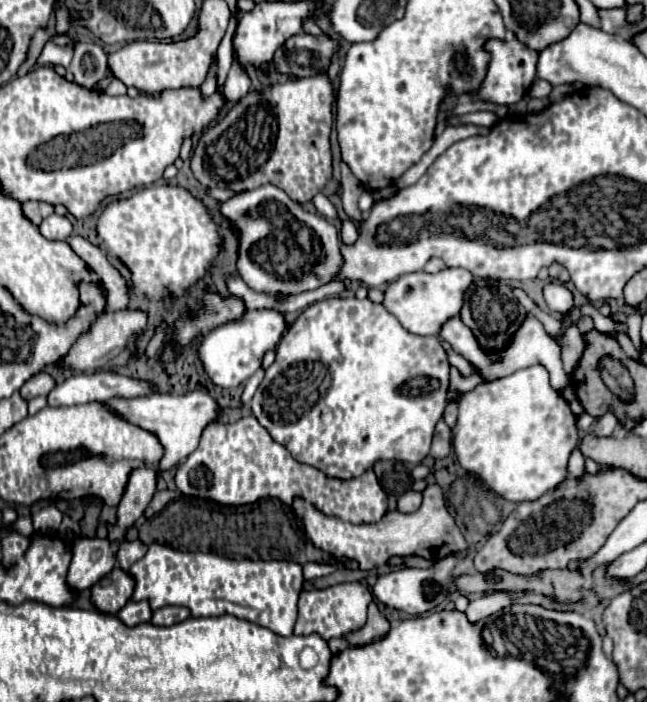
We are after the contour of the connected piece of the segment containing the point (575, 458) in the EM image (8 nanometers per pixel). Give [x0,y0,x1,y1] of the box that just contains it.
[567,448,585,479]

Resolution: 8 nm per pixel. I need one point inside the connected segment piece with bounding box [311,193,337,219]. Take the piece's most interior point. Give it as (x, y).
(322, 205)

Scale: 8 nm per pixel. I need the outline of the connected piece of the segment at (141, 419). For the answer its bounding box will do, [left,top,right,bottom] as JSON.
[103,391,219,469]

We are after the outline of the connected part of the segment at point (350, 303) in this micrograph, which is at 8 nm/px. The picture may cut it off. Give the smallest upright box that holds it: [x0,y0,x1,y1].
[251,297,449,481]

